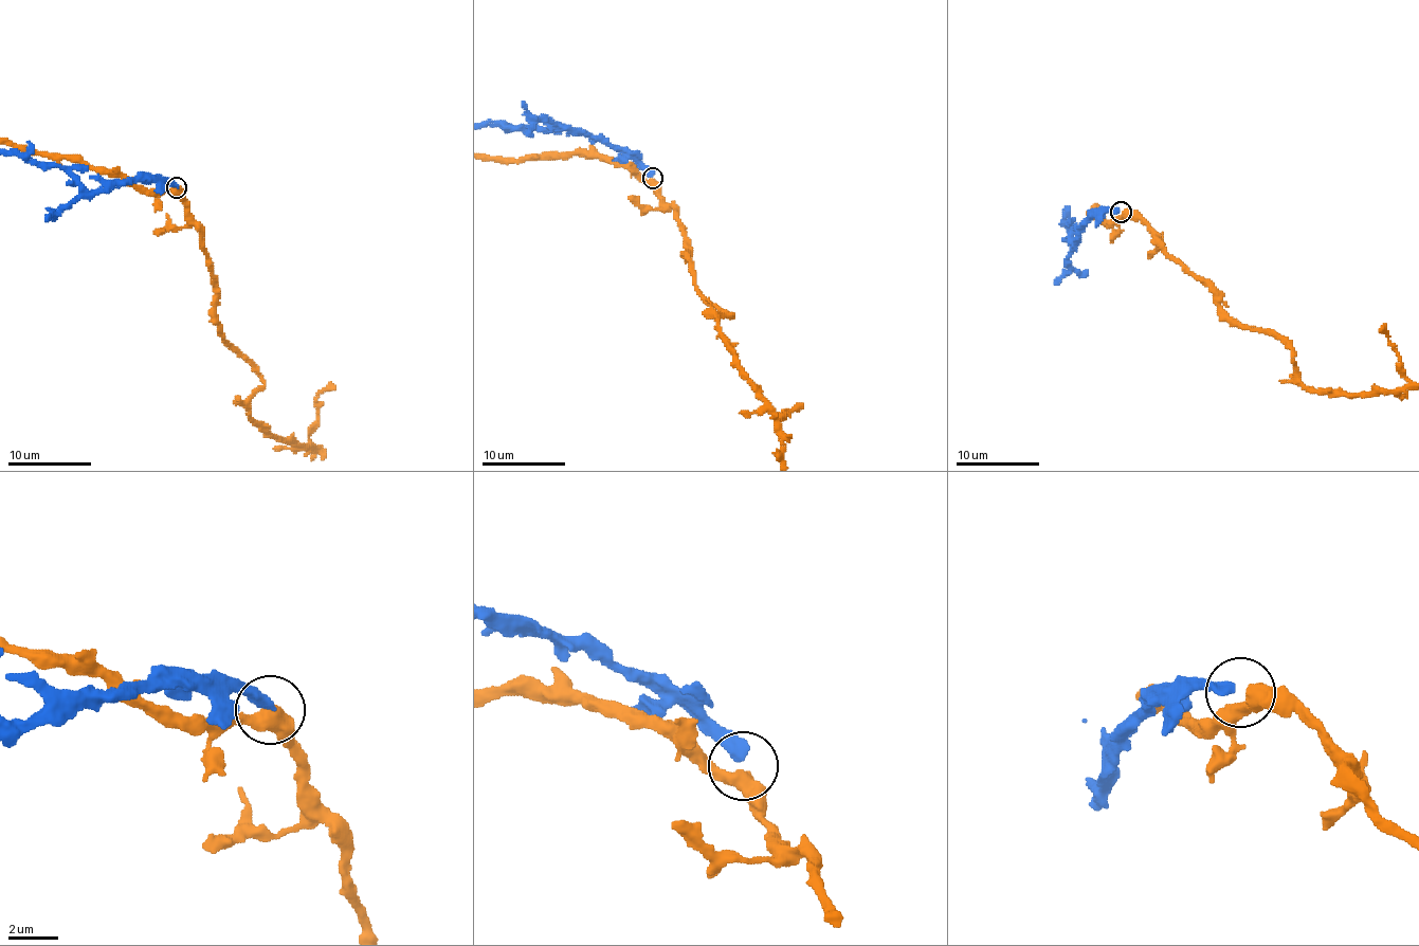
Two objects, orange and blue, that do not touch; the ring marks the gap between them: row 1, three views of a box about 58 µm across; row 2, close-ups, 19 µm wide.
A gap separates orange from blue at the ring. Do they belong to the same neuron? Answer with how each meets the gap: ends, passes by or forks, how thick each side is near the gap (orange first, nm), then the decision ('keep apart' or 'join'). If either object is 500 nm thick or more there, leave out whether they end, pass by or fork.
calibres 500 and 440 nm; keep apart

